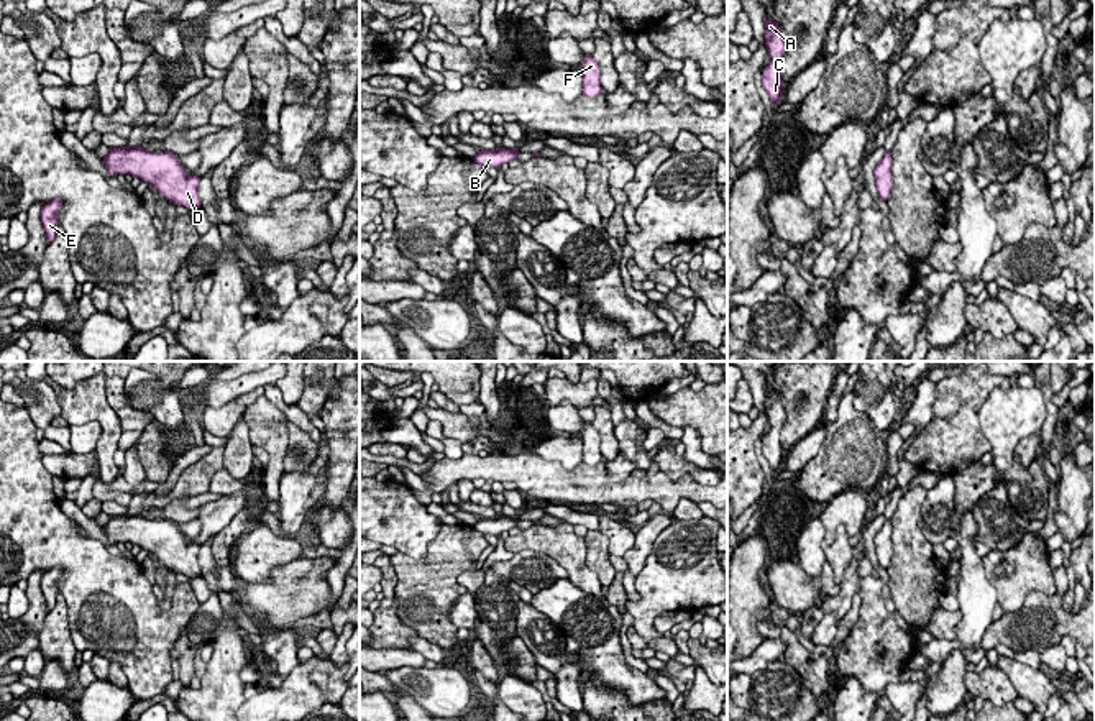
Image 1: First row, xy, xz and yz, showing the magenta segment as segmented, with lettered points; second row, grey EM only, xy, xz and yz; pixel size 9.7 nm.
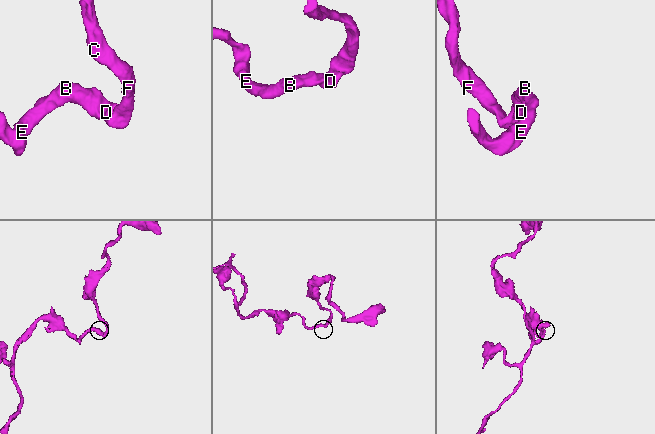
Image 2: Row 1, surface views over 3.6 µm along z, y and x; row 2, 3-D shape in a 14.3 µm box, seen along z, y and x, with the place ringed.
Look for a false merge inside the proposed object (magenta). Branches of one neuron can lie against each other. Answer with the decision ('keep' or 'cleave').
keep

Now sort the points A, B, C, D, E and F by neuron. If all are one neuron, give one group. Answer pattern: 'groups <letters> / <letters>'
groups A B C D E F

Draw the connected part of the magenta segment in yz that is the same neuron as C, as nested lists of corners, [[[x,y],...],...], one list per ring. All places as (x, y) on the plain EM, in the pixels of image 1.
[[[765,383],[765,414],[770,420],[770,432],[762,442],[762,453],[767,458],[773,475],[781,471],[783,448],[781,448],[781,429],[786,420],[781,397],[775,388],[768,389]]]

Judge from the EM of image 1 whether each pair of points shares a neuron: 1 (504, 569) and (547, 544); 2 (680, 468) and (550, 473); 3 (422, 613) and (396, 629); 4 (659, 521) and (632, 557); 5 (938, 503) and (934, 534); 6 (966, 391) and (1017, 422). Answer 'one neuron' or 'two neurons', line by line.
1: two neurons
2: two neurons
3: two neurons
4: one neuron
5: one neuron
6: two neurons

